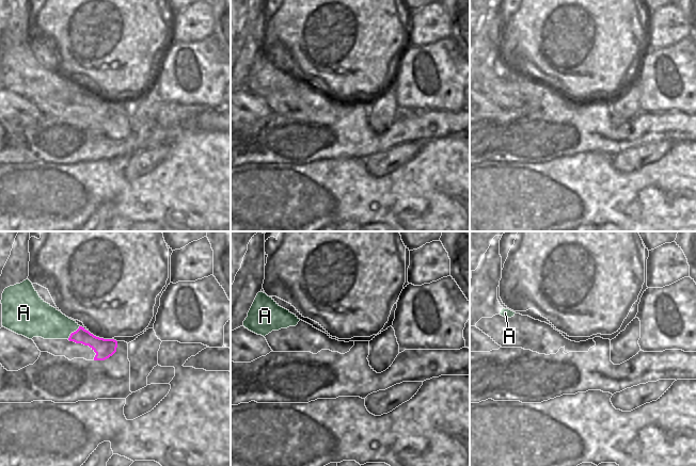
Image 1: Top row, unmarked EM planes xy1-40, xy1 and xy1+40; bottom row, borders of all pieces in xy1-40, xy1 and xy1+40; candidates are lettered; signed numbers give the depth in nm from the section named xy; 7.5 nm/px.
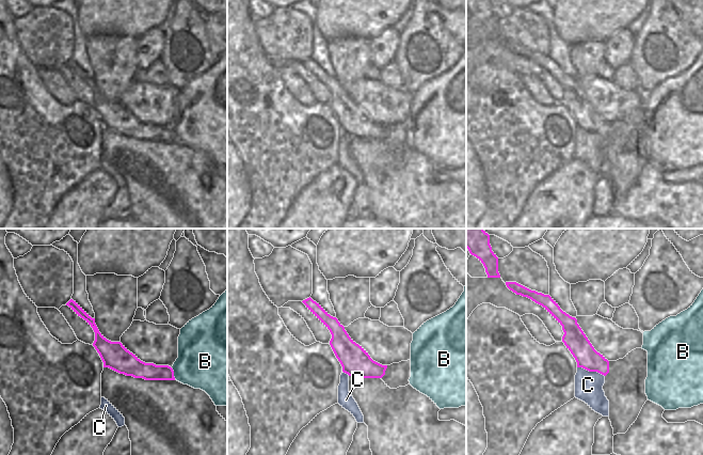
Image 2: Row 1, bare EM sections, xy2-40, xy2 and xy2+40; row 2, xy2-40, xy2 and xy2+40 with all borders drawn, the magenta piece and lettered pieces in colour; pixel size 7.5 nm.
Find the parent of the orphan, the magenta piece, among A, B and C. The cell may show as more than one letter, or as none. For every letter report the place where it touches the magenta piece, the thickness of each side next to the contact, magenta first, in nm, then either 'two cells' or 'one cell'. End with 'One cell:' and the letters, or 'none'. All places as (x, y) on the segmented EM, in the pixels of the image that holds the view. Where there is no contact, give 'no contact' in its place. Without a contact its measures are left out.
A: contact xy1-40 (74, 332); calibres 140 and 260 nm; two cells
B: contact xy2-40 (173, 373); calibres 130 and 400 nm; two cells
C: contact xy2+40 (591, 371); calibres 170 and 200 nm; two cells
One cell: none

